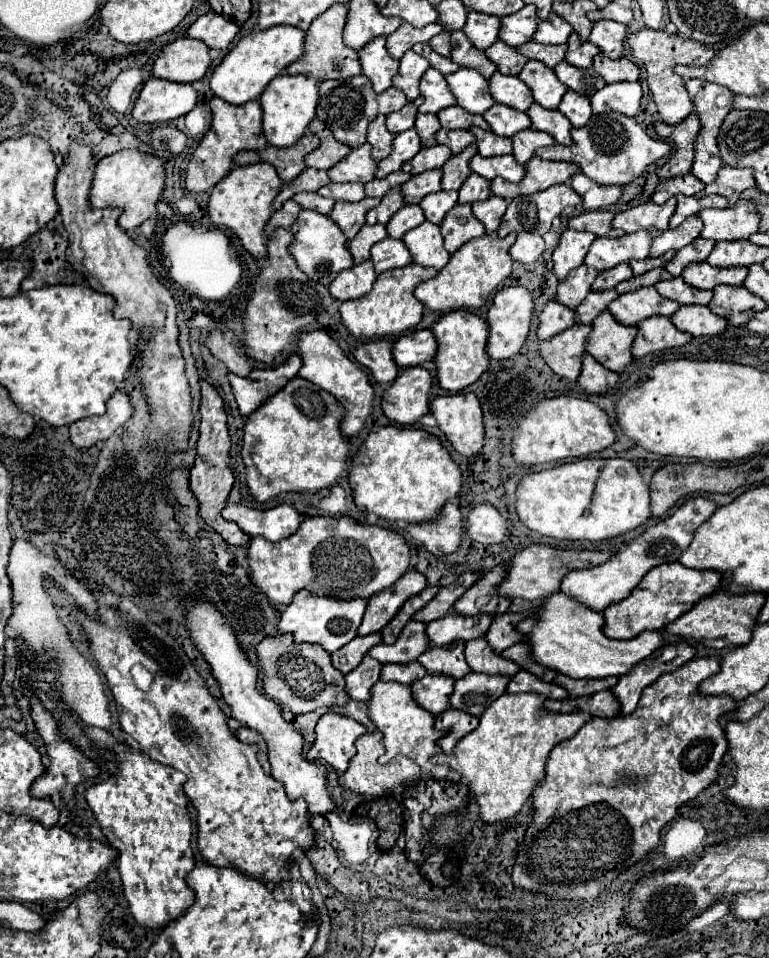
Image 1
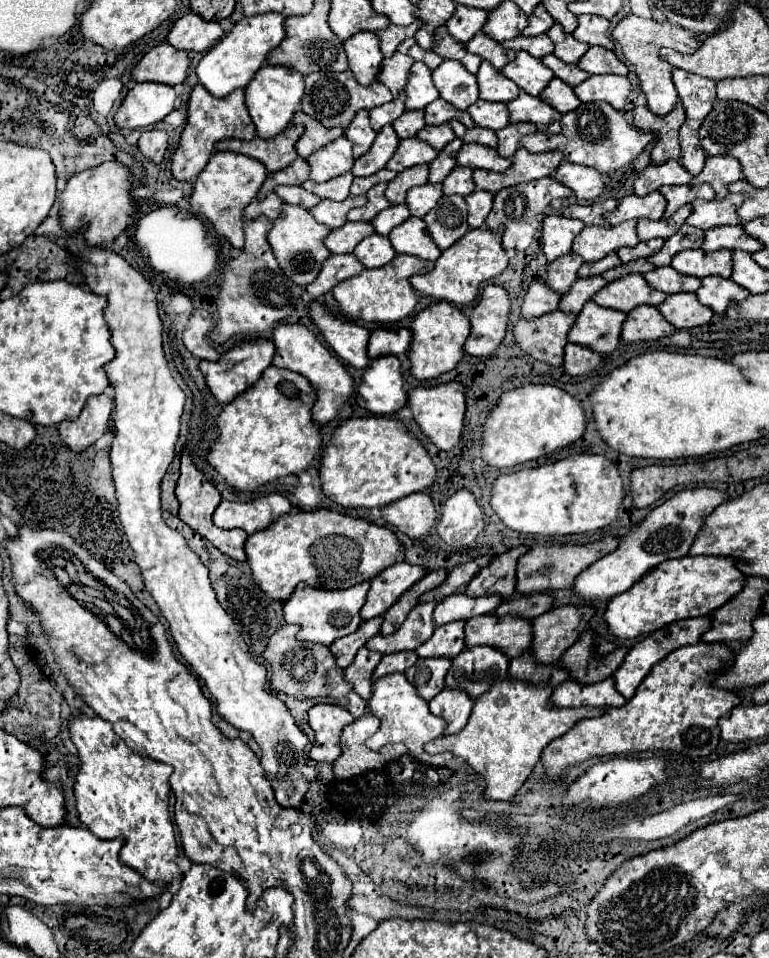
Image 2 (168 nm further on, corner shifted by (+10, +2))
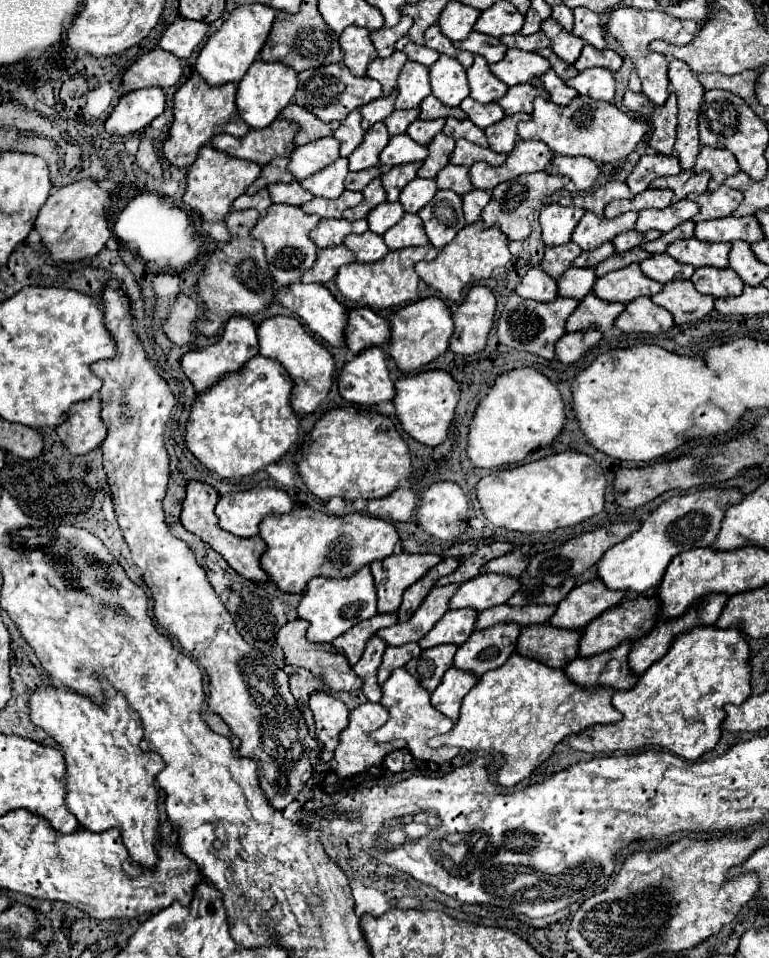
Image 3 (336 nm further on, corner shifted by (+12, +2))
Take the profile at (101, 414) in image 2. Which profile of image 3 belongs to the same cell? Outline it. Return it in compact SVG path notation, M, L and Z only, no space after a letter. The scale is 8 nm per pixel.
M94 395L88 401L74 403L70 407L68 421L56 427L58 437L72 455L86 455L106 439L106 427L100 419L102 403Z

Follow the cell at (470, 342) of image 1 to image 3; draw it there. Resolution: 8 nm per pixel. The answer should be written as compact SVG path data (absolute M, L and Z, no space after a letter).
M426 297L422 301L406 305L404 309L396 311L390 317L390 327L392 327L390 355L394 357L394 361L404 373L418 371L430 361L434 361L436 357L444 355L450 347L450 337L454 331L452 313L440 297Z

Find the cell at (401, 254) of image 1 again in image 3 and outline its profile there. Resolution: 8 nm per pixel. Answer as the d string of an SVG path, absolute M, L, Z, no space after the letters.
M366 231L362 235L348 235L344 239L344 245L356 255L356 261L360 263L376 263L390 251L384 239L372 231Z

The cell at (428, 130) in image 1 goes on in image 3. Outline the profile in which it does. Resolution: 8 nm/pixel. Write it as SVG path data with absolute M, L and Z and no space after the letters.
M416 107L416 109L408 109L408 111L394 111L392 115L388 115L388 117L384 119L384 123L386 123L390 135L406 133L408 125L410 125L412 121L418 119L418 113L420 113L420 107Z

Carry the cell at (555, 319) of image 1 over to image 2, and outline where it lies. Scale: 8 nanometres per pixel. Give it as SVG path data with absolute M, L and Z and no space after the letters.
M534 281L522 299L522 317L538 317L558 309L560 293L552 291L544 281Z

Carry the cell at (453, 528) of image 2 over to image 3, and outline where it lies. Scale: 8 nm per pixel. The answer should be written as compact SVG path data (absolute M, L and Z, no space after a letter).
M442 481L422 493L416 515L426 533L444 541L454 541L470 527L472 501L460 485Z

